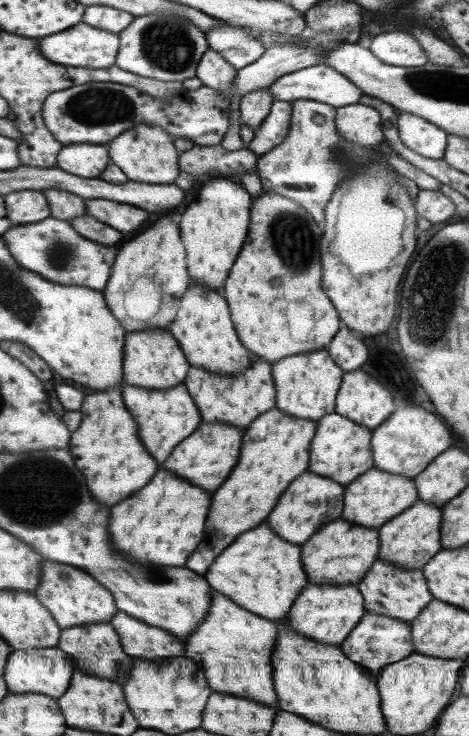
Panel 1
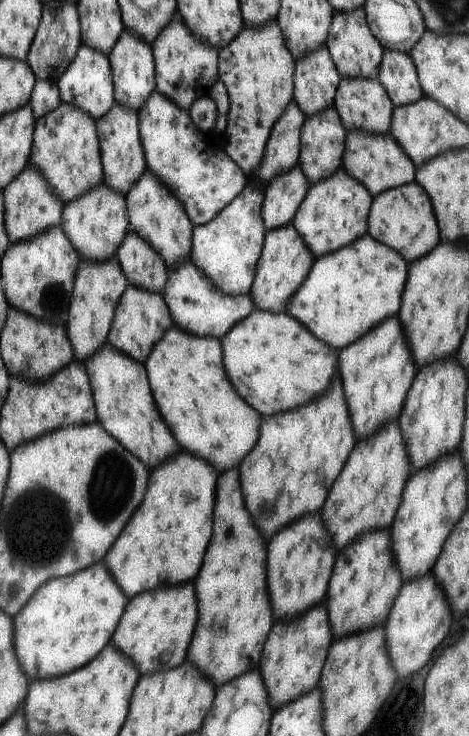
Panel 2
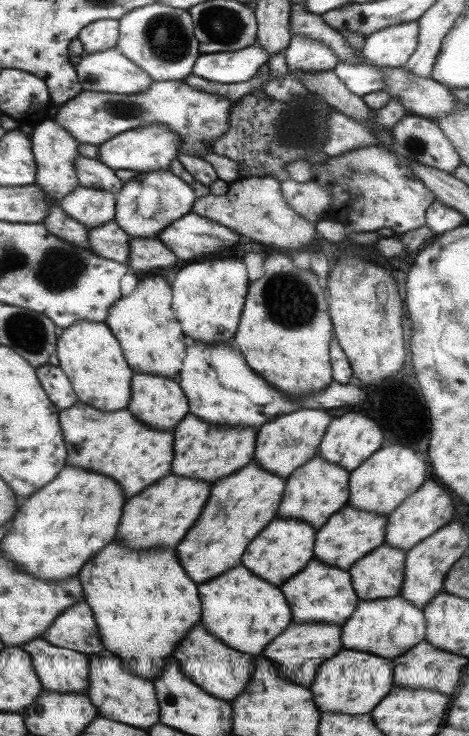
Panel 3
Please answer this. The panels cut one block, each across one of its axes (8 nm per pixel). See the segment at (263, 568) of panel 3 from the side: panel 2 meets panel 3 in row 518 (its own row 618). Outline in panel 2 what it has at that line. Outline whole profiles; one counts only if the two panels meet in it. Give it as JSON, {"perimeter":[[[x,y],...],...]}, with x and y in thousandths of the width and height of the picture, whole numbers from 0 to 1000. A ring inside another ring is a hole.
{"perimeter":[[[680,698],[672,701],[655,700],[642,702],[633,709],[603,715],[569,739],[569,804],[574,804],[574,821],[578,821],[578,832],[582,840],[625,840],[646,834],[650,829],[659,829],[663,823],[680,821],[684,813],[693,810],[697,802],[697,791],[701,791],[701,780],[714,764],[714,753],[719,747],[710,745],[708,731],[693,723],[695,716],[684,715]]]}

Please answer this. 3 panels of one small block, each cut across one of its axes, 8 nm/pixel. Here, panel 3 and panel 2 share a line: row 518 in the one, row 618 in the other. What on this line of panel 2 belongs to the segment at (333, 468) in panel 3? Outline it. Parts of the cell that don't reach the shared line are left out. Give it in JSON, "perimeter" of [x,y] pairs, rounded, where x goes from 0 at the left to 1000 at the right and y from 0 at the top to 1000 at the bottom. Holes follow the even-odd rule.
{"perimeter":[[[689,821],[667,823],[667,829],[650,832],[625,845],[582,848],[552,897],[552,914],[565,933],[567,950],[582,966],[676,933],[701,872],[706,856]]]}

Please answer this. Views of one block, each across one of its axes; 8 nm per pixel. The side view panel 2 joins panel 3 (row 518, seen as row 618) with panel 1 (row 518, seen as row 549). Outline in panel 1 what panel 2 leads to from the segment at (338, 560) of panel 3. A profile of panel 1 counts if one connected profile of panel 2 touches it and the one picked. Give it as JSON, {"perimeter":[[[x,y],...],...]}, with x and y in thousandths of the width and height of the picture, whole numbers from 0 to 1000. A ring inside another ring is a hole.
{"perimeter":[[[791,635],[736,660],[727,704],[770,716],[806,719],[829,705],[872,690],[887,679],[887,662],[876,649]]]}

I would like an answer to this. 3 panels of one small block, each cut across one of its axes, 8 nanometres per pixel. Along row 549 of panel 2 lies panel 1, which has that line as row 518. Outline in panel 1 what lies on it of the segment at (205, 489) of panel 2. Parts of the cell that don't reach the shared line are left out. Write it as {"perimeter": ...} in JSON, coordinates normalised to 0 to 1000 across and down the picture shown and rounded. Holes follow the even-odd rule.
{"perimeter":[[[339,636],[322,655],[309,658],[309,663],[292,666],[284,674],[267,677],[232,693],[232,726],[241,745],[301,766],[394,769],[394,761],[429,736],[446,682],[450,671]]]}

